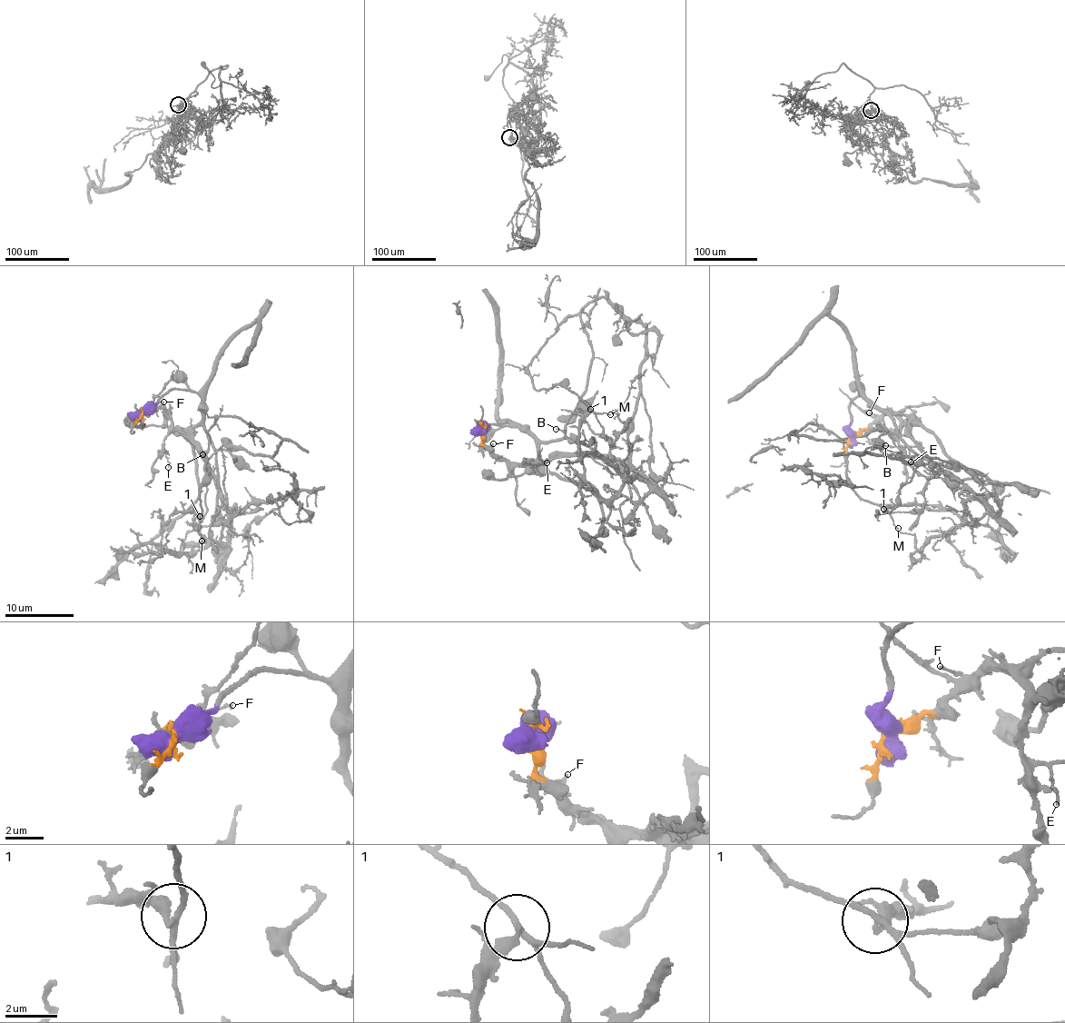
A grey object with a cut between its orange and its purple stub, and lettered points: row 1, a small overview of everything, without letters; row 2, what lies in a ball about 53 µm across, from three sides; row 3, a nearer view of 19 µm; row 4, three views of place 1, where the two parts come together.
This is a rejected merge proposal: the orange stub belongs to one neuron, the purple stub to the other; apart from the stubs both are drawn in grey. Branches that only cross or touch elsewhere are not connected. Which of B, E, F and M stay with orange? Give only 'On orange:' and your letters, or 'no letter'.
On orange: E, F

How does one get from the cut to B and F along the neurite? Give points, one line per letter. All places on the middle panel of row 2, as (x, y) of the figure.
B: (481, 429), (491, 424), (519, 427), (543, 441), (558, 439), (565, 431), (556, 428)
F: (481, 429), (483, 444), (492, 449), (493, 443)

